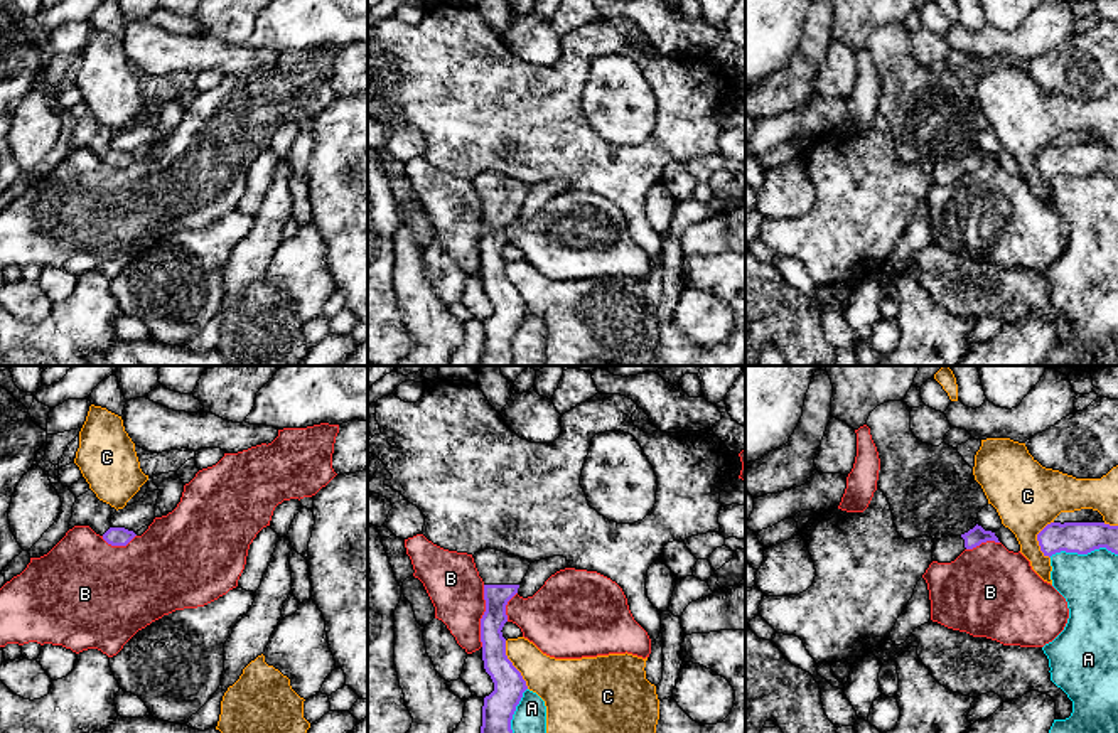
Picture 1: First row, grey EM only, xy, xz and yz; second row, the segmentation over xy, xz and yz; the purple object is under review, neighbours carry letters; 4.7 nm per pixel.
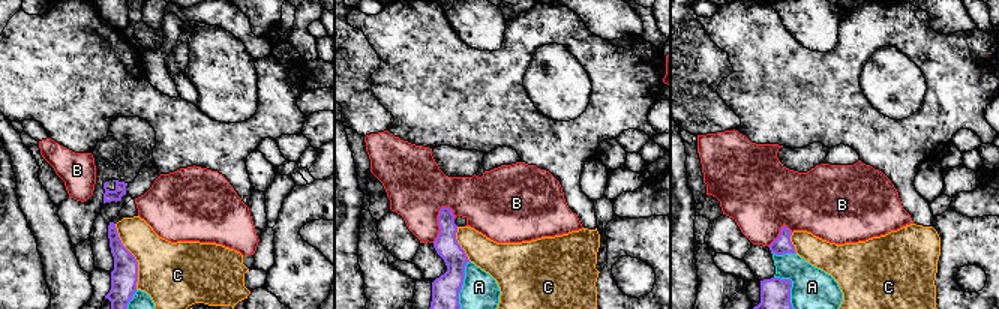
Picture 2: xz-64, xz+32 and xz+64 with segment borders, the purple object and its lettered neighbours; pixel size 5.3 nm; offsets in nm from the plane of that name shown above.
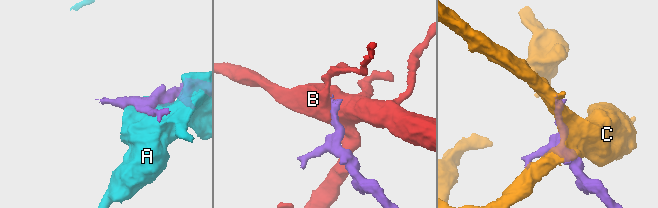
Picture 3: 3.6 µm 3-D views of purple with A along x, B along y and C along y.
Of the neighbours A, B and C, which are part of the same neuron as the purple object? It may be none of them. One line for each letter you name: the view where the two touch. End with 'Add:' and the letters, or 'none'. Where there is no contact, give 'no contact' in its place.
Add: none

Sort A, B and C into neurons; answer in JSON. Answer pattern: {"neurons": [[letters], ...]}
{"neurons": [["A"], ["B"], ["C"]]}

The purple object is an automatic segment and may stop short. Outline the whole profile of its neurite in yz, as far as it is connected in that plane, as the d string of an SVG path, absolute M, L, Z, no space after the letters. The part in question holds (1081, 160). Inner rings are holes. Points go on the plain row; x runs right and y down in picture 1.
M1051 145L1039 157L1037 163L1044 179L1056 175L1088 177L1106 170L1118 177L1118 148L1105 145Z

